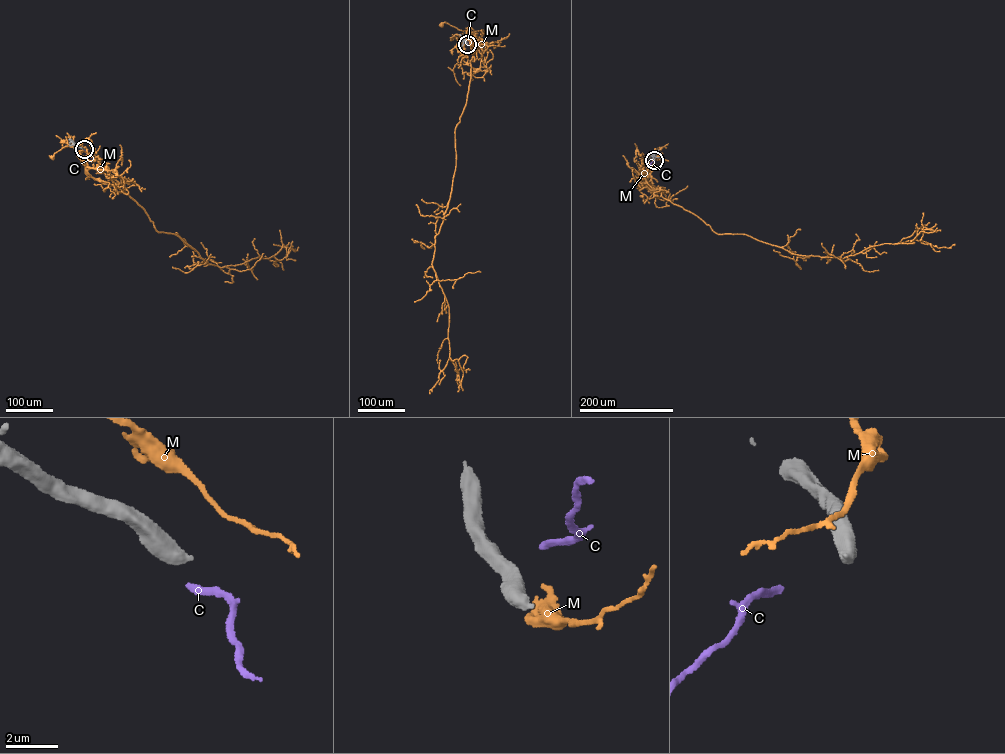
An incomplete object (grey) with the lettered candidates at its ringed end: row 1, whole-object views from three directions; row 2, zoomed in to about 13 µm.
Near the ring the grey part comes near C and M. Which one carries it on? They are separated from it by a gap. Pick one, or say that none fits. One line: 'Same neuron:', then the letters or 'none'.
Same neuron: none

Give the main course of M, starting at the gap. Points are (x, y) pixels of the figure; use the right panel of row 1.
M: (654, 159), (650, 155), (645, 158), (646, 169), (650, 170)

